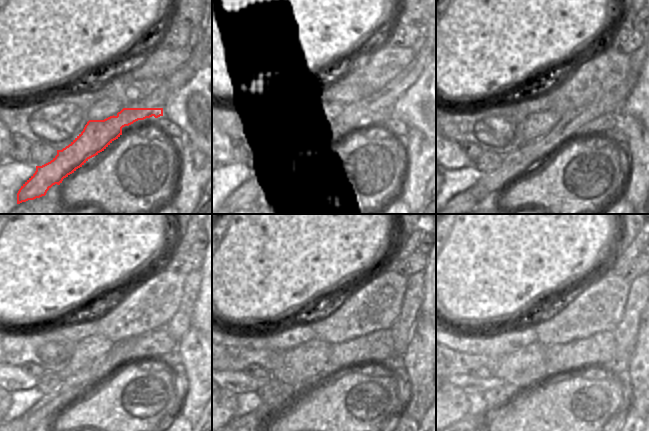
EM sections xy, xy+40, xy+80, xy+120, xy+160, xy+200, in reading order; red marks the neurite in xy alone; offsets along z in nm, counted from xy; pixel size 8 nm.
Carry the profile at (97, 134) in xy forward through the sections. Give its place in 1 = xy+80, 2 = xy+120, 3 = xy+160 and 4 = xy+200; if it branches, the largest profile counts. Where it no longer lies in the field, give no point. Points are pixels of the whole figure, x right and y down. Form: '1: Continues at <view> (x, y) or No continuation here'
1: Continues at xy+80 (517, 163)
2: Continues at xy+120 (37, 417)
3: Continues at xy+160 (256, 417)
4: Continues at xy+200 (467, 417)

